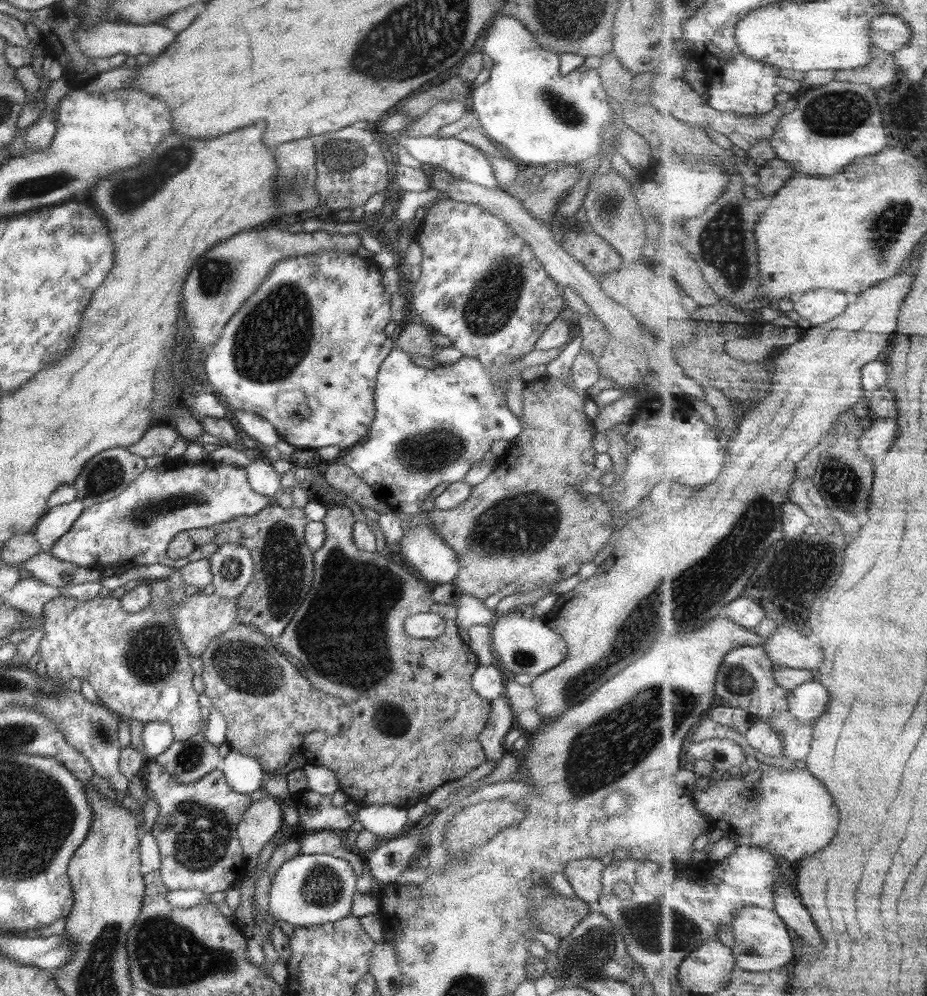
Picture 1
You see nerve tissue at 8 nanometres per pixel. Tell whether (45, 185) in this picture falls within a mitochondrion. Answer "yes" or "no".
yes

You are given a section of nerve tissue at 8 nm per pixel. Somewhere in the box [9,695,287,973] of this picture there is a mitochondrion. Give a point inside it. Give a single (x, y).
(202, 834)

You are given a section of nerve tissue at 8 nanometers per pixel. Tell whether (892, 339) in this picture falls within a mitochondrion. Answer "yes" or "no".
no

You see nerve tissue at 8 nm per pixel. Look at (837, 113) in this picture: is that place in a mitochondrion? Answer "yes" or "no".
yes

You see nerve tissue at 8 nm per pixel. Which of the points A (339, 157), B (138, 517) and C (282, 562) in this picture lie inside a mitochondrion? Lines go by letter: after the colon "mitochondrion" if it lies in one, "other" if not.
A: mitochondrion
B: mitochondrion
C: mitochondrion

